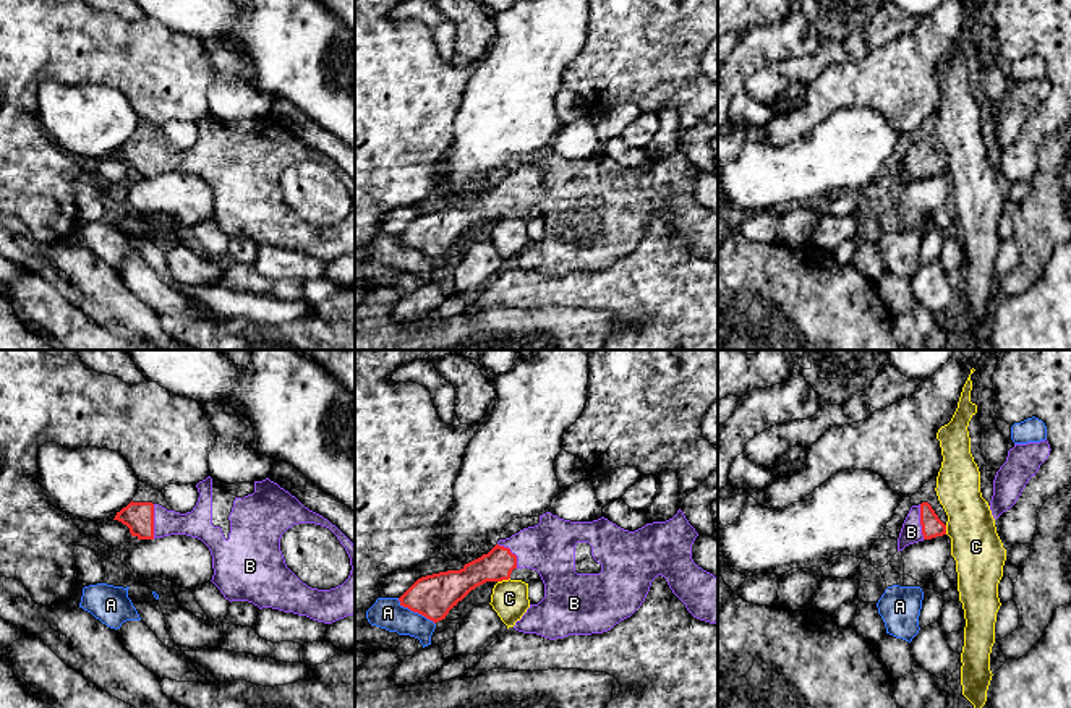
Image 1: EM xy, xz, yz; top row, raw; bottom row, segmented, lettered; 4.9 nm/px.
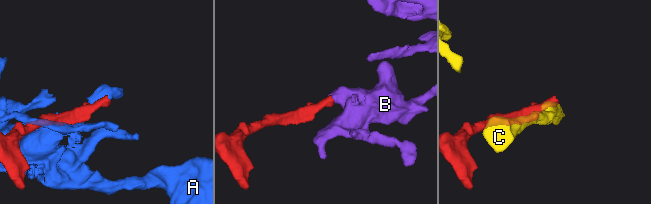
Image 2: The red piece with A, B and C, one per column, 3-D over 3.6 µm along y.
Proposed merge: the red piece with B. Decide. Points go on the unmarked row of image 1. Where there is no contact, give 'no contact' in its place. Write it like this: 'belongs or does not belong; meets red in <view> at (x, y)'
belongs; meets red in xy at (153, 159)

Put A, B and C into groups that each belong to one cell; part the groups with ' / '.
A / B / C

